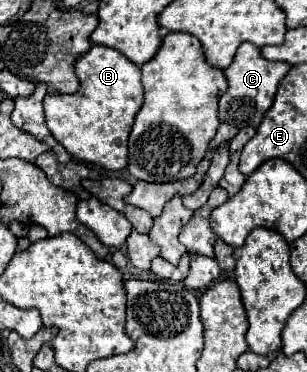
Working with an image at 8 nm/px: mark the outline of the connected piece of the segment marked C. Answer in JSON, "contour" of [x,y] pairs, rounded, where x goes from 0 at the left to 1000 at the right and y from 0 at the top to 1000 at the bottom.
{"contour":[[[808,113],[782,118],[756,172],[743,183],[730,183],[730,199],[743,215],[743,242],[710,269],[717,328],[756,333],[769,344],[801,344],[801,339],[834,344],[847,333],[860,301],[886,285],[906,226],[932,204],[938,188],[945,188],[938,167],[879,167],[847,145],[847,129],[834,129]]]}

